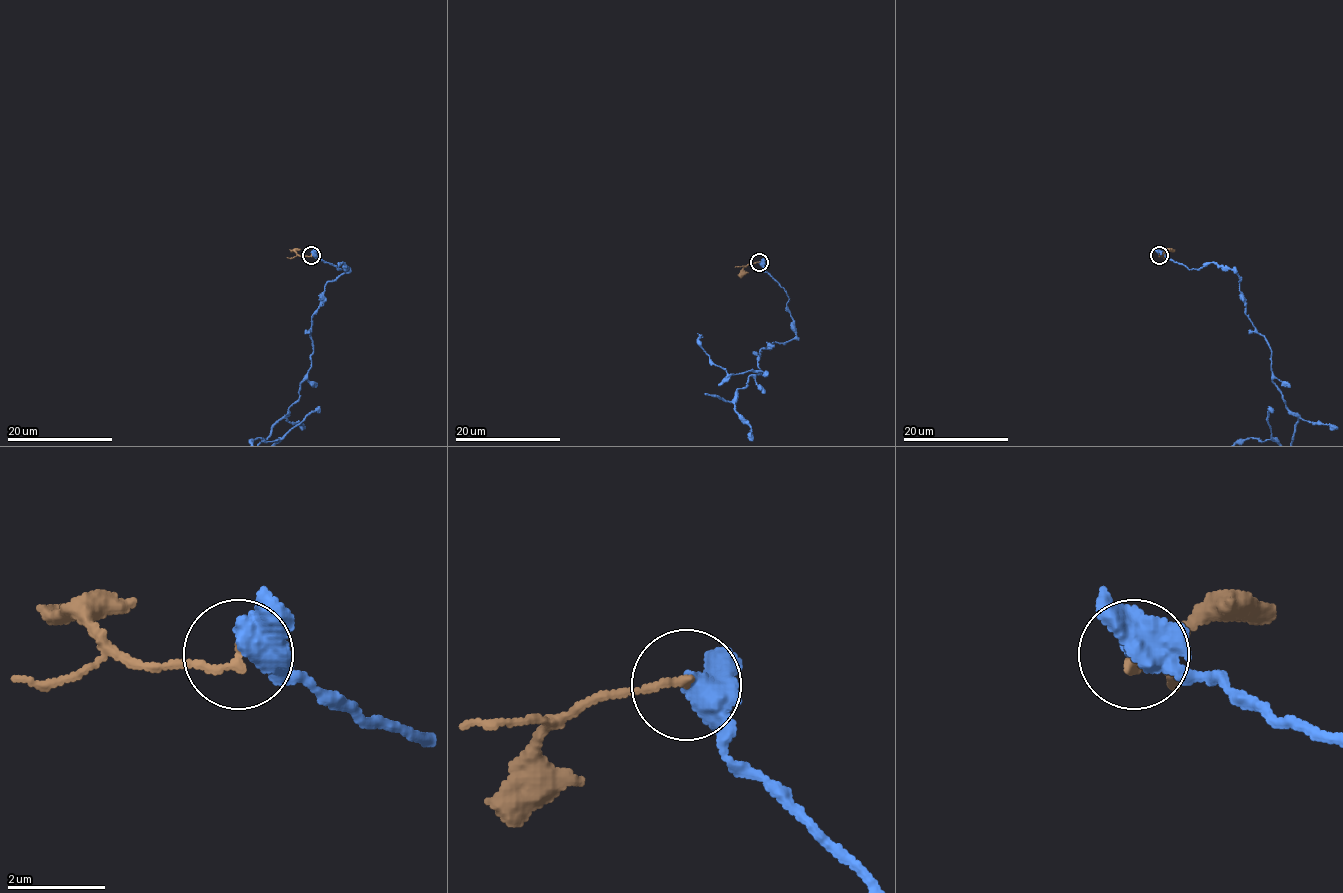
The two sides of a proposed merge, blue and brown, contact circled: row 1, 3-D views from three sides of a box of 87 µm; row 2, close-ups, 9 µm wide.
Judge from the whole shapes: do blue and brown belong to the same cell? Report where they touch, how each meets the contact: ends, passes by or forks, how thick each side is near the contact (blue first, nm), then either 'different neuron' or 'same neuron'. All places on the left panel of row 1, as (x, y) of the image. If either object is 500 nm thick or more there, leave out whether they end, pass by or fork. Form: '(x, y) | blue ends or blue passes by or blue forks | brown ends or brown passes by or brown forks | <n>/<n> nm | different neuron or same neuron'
(311, 255) | 550/180 nm | different neuron

